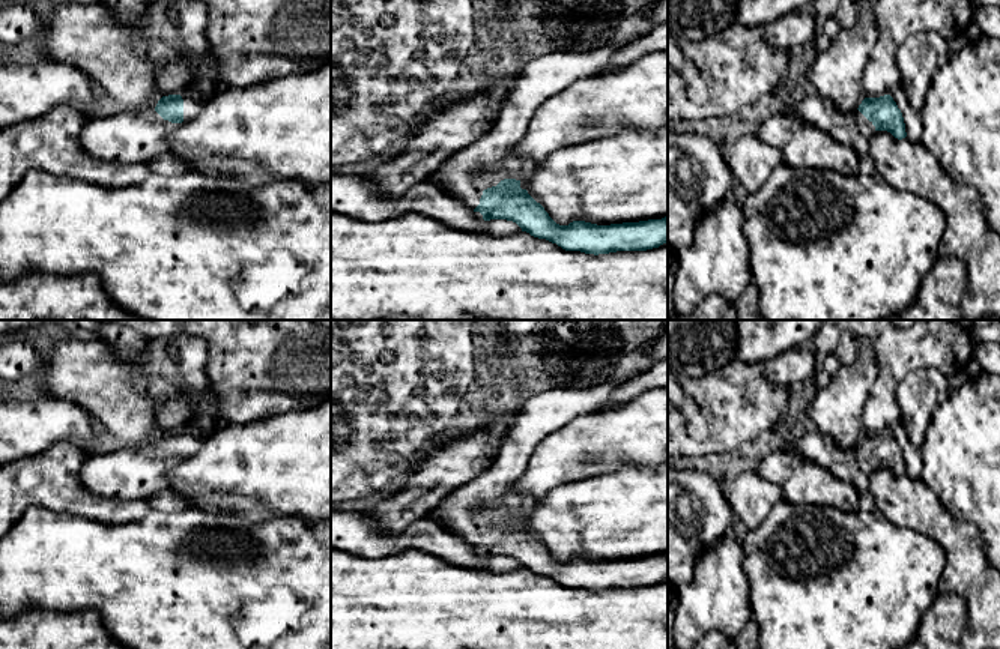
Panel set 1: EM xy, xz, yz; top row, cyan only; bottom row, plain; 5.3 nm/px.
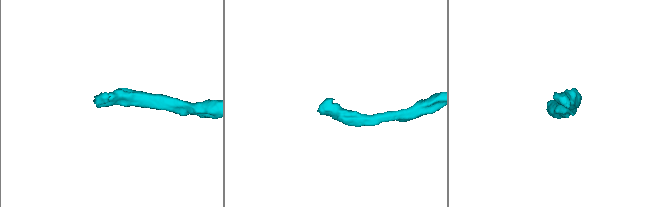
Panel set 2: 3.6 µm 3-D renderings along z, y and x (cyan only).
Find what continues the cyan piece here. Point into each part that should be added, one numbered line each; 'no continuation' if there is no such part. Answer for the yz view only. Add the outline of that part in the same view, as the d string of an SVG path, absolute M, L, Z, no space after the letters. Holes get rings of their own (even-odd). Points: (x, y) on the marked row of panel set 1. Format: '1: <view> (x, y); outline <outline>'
1: yz (853, 129); outline M795 93L785 113L806 125L827 132L844 146L853 147L860 156L869 155L869 140L875 126L859 110L841 113L823 96Z

